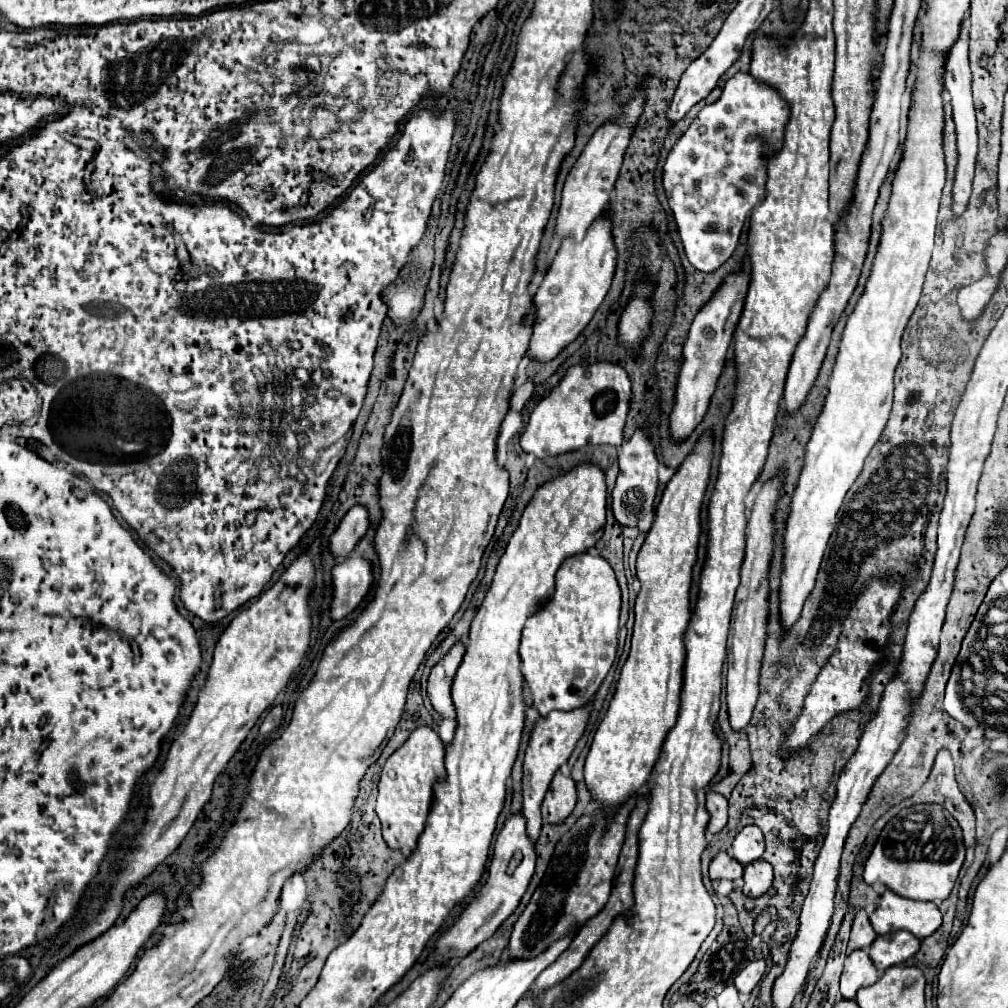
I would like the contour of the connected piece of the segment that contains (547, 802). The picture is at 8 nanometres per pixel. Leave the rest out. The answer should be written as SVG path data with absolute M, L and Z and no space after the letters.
M557 772L541 806L543 822L553 822L553 824L563 822L573 812L575 802L577 802L577 794L575 794L573 778Z

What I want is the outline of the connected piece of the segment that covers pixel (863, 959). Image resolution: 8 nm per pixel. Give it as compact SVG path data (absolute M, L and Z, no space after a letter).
M855 950L845 960L845 968L841 974L841 996L853 1000L859 988L873 986L877 980L879 972L875 970L869 954L865 950Z

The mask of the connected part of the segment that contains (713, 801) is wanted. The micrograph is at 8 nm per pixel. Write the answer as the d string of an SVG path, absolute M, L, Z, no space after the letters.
M707 792L707 802L705 808L709 812L709 832L719 832L727 824L727 798L717 794L717 792Z

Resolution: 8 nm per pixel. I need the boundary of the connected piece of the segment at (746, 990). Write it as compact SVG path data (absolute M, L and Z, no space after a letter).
M755 960L749 966L745 966L737 976L735 976L735 986L743 996L749 996L751 990L761 982L765 974L765 960Z

